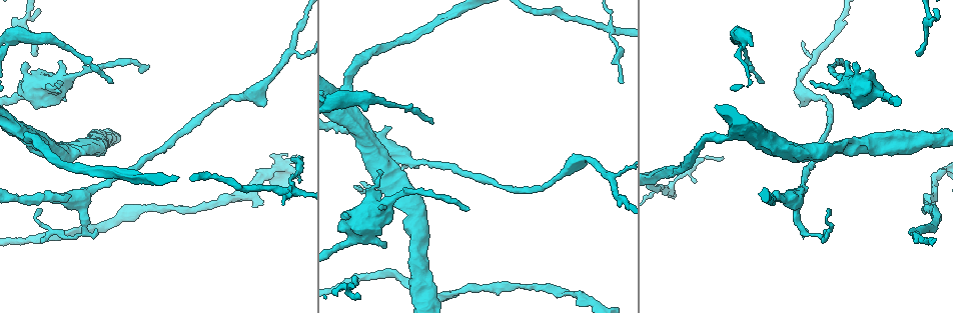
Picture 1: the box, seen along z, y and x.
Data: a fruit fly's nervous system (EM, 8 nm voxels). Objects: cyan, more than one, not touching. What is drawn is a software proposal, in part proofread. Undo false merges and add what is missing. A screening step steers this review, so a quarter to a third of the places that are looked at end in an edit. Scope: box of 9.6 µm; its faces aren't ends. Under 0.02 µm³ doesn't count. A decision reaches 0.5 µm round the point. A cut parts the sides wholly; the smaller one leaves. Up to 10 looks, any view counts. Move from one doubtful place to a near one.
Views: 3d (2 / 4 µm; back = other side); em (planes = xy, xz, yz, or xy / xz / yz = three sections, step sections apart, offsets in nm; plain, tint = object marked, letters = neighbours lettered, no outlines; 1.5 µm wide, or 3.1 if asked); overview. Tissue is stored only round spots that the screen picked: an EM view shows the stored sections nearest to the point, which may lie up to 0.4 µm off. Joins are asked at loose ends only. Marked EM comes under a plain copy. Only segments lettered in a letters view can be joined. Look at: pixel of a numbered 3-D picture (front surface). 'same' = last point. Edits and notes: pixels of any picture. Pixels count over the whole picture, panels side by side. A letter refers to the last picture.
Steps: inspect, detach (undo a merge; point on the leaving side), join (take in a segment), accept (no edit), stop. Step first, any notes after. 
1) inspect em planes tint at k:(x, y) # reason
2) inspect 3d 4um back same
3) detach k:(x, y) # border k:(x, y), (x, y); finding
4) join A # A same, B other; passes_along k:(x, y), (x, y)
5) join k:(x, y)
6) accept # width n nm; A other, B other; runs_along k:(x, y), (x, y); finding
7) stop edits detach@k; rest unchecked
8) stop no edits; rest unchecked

inspect 3d 4um back at 1:(811, 81) # thin end

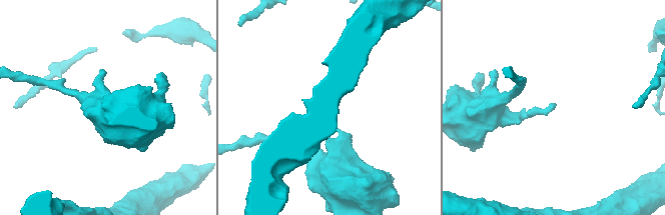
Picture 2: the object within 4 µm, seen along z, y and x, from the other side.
inspect em yz step 8 letters at 2:(553, 106) # shape alone is not enough

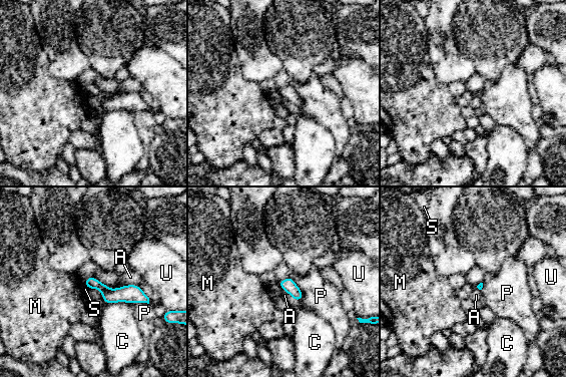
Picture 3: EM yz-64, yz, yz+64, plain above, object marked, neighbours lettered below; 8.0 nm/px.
inspect em planes letters same

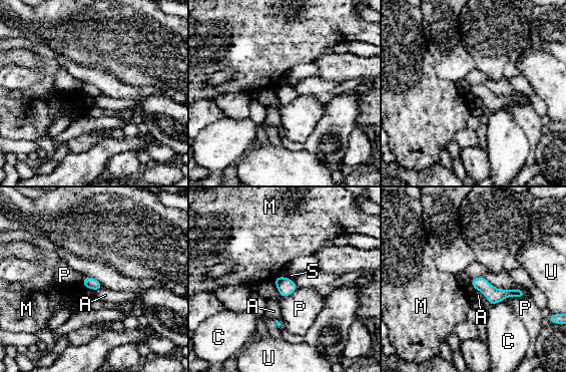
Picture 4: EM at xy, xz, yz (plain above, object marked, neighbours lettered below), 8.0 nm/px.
accept # width 90 nm; A other, C other, M other, P other, S other, U other; border 4:(82, 285), (94, 290), (102, 288); no lettered segment goes on from it

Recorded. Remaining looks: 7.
inspect 3d 4um at 1:(110, 81) # an open end

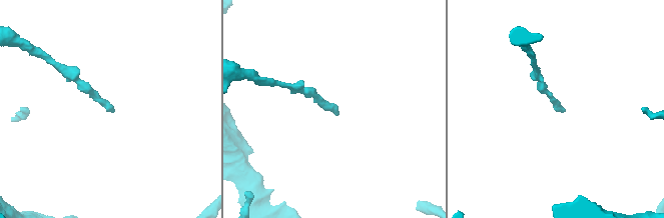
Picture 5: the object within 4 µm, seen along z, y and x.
inspect em planes letters at 5:(564, 110)

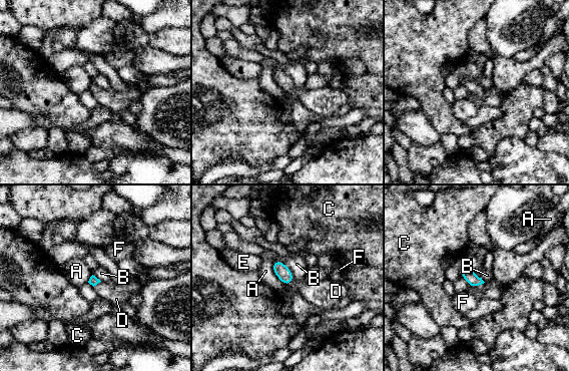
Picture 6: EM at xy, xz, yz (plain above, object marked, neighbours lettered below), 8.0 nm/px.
join D # A other, B other, C other, D same, E other, F other; passes_along 6:(93, 281), (96, 284), (116, 294); it goes on there

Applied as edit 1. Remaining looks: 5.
inspect 3d 2um at 1:(390, 127) # an open end

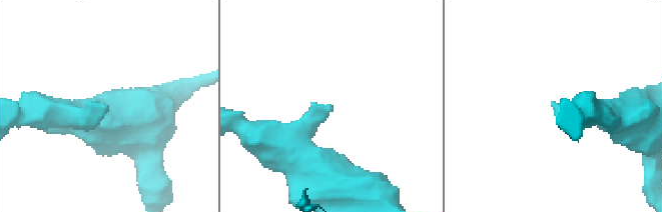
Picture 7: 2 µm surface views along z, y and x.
inspect em planes tint at 7:(558, 107) # shape alone is not enough

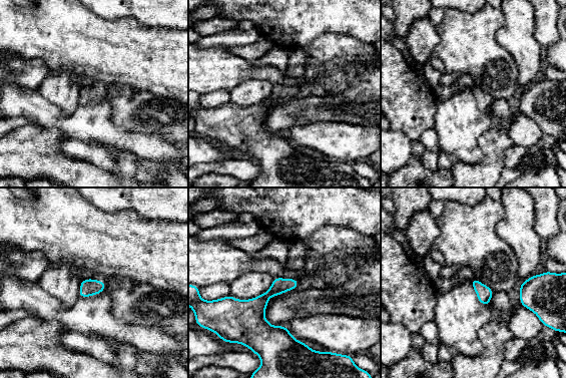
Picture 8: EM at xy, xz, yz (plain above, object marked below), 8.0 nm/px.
inspect em planes letters same # see the neighbours

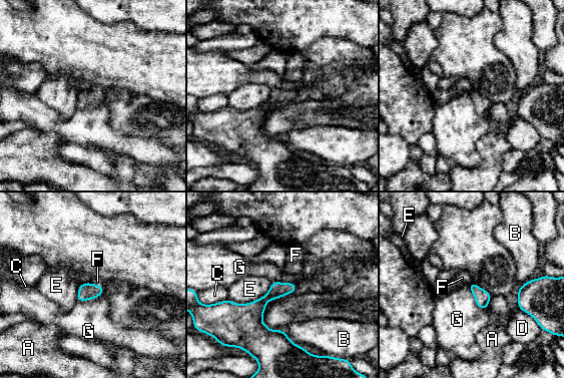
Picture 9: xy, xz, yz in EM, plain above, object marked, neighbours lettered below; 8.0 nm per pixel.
join F # longest_contact E 380 nm; A other, B other, C other, D other, E other, F same, G other; passes_along 9:(86, 291), (98, 285), (97, 281); it goes on there

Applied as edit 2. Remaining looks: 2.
inspect overview # see it whole again

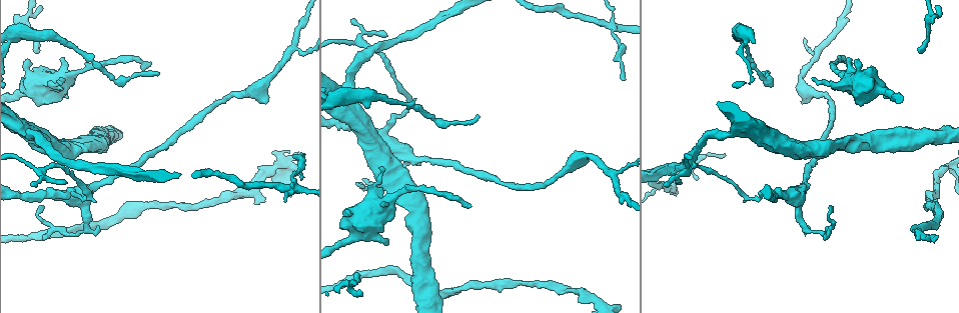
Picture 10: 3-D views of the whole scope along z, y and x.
inspect em planes letters at 10:(672, 186) # looks like a crossing

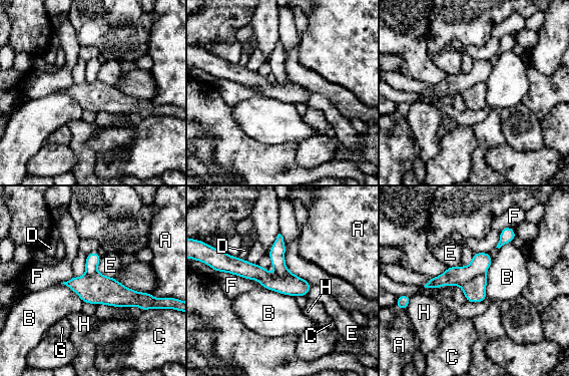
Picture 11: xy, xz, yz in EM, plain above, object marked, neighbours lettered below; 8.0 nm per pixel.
detach 11:(454, 276) # A other, B other, C other, D other, E other, F other, G other, H other; border 11:(485, 274), (477, 274), (461, 286); a second neuron is stuck on

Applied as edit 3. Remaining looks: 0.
stop edits join@6, join@9, detach@11; rest unchecked

